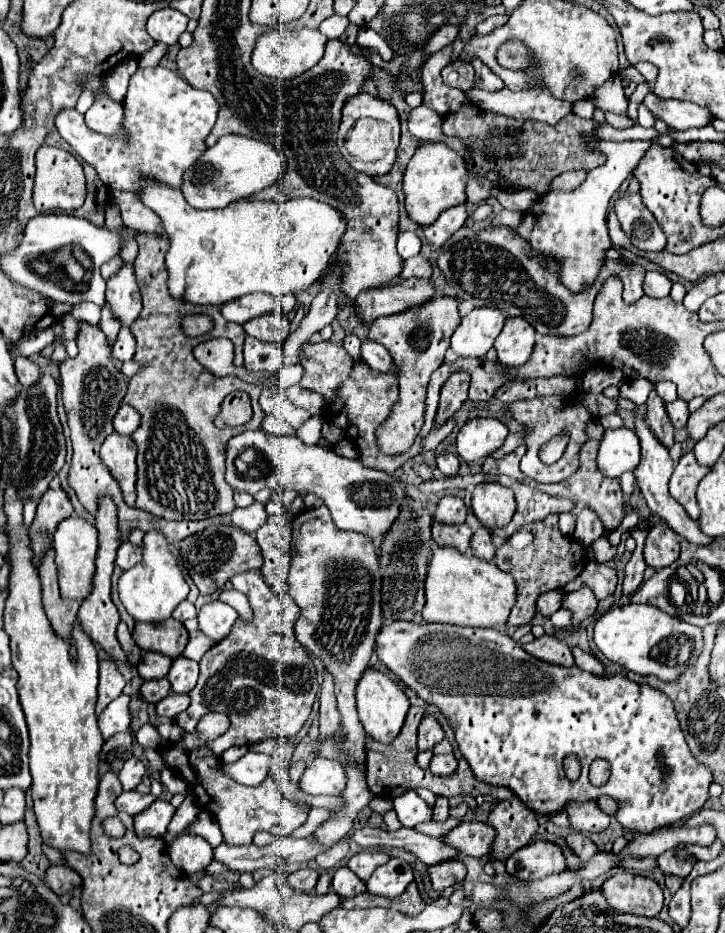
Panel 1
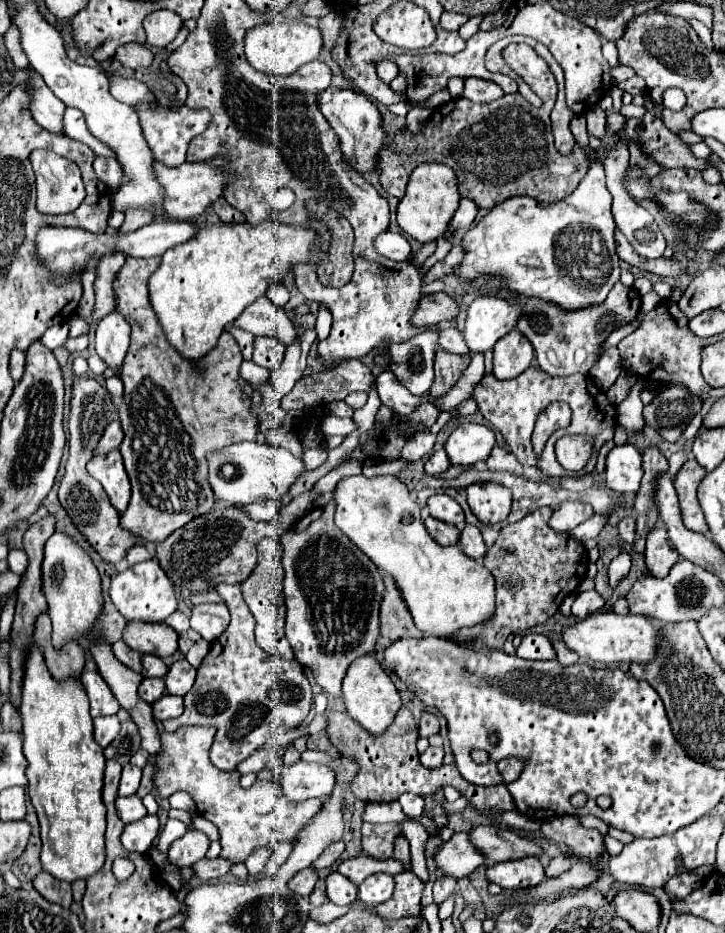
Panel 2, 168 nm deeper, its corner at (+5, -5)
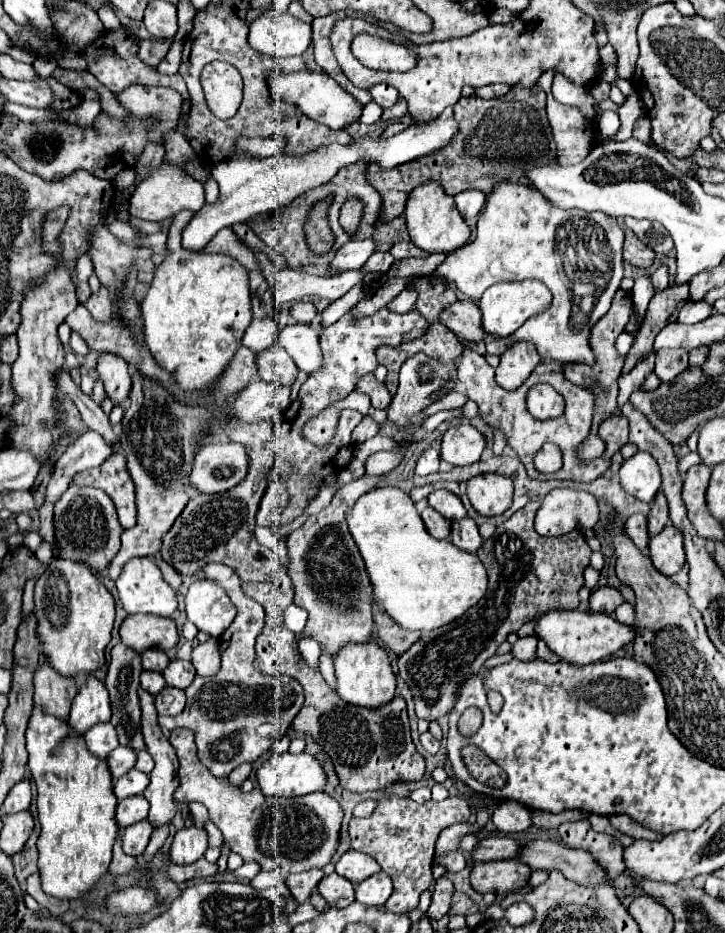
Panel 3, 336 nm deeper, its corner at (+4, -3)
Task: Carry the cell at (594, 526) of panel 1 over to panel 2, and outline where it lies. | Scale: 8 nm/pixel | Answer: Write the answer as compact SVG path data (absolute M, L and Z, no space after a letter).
M567 501L561 507L555 509L553 513L553 529L557 529L559 533L563 531L571 531L577 525L581 525L583 521L587 521L593 515L593 507L579 503L579 501Z

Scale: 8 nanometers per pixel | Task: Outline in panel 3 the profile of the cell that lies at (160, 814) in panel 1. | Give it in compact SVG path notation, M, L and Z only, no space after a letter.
M144 819L142 823L136 823L128 829L124 829L122 833L122 849L126 855L132 855L132 857L138 857L144 853L148 841L150 841L150 835L152 835L152 829L150 829L150 823Z

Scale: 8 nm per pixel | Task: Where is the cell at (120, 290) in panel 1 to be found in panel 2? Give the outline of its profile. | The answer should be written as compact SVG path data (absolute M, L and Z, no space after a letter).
M113 309L97 323L97 337L95 337L97 355L109 367L121 369L123 357L129 349L129 337L131 337L131 327L127 317L119 309Z

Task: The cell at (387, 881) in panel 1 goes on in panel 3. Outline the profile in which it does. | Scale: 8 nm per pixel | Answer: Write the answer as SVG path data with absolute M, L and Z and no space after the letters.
M380 871L368 879L364 879L360 885L356 885L356 901L368 907L384 905L386 899L392 893L392 879Z

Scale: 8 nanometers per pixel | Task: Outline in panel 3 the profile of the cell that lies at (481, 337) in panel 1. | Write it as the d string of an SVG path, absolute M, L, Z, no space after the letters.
M526 279L518 283L498 283L490 289L480 299L480 311L484 319L484 331L494 335L494 337L508 337L512 335L518 327L524 325L526 319L544 313L552 303L552 293L544 283L538 283L536 279Z

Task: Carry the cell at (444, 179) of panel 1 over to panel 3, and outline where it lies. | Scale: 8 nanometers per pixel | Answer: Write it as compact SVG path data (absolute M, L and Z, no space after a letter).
M424 183L422 187L414 189L408 203L406 203L406 223L410 239L416 247L428 251L428 253L454 253L460 247L464 247L470 239L470 227L466 225L464 217L458 213L454 197L446 195L442 187L436 183Z

